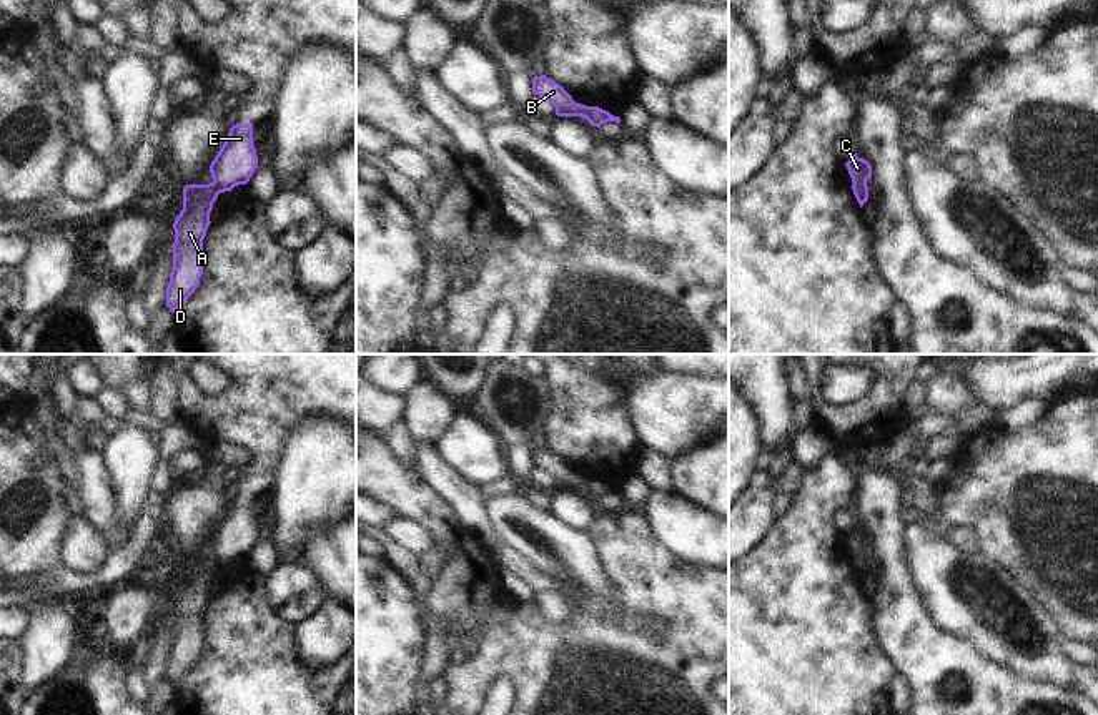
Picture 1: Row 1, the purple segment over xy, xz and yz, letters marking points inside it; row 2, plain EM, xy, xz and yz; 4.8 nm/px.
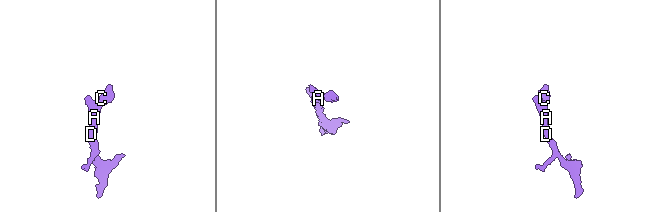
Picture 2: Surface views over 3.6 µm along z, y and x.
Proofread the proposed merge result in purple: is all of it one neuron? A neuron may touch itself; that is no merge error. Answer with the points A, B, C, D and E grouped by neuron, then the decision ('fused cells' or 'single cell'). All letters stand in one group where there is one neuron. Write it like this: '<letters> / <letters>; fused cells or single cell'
A B D / C E; fused cells

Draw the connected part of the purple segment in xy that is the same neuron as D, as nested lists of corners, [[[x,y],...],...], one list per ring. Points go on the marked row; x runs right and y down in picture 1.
[[[213,183],[186,185],[183,210],[173,223],[173,269],[166,288],[166,306],[175,313],[198,288],[203,274],[203,239],[210,226],[210,213],[218,198]]]

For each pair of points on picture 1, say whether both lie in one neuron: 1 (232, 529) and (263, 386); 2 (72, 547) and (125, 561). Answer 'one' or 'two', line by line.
1: one
2: two

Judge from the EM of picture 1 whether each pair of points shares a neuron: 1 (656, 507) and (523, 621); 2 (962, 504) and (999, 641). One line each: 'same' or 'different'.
1: different
2: different

